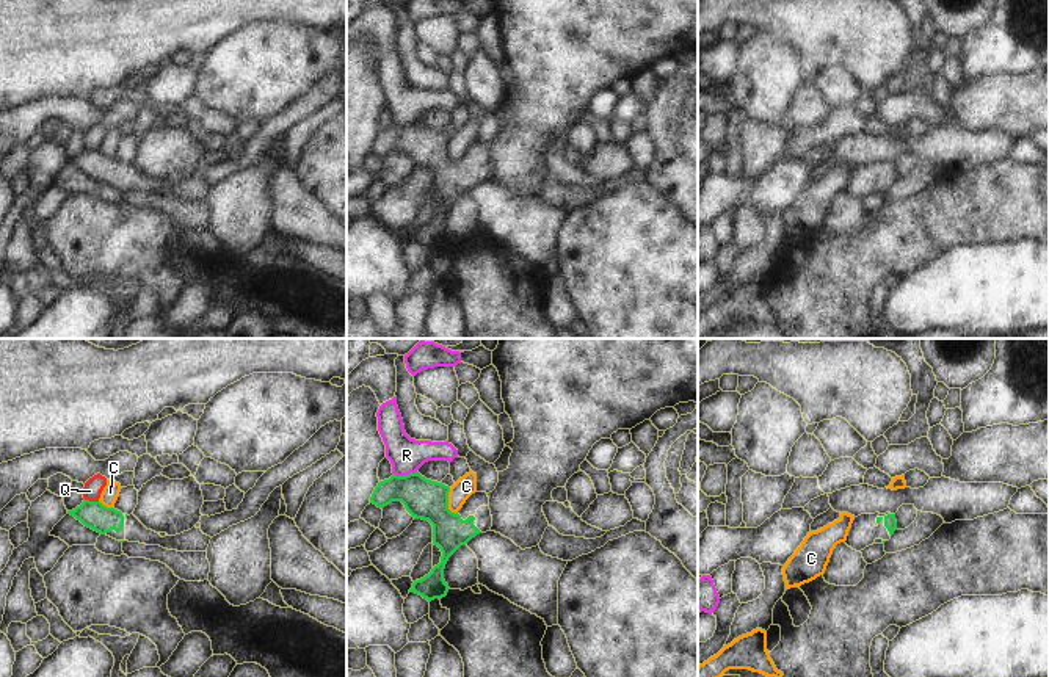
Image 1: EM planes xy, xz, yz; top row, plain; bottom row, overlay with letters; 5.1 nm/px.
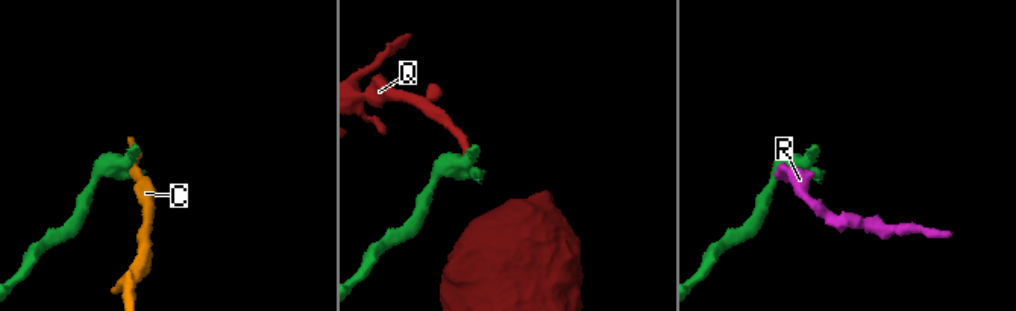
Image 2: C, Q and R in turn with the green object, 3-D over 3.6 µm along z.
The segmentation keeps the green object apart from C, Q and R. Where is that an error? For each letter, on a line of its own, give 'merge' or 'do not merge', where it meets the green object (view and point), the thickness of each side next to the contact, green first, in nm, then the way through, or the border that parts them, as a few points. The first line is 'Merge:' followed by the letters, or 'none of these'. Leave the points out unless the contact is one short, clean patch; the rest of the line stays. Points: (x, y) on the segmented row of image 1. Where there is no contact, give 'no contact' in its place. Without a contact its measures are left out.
Merge: none of these
C: do not merge; contact xz (447, 502); calibres 200 and 100 nm; border xz (449, 488), (449, 508), (455, 514)
Q: do not merge; contact xy (91, 502); calibres 140 and 100 nm; border xy (85, 499), (98, 502)
R: do not merge; contact xz (405, 475); calibres 200 and 180 nm; border xz (416, 470), (406, 475), (394, 475)

